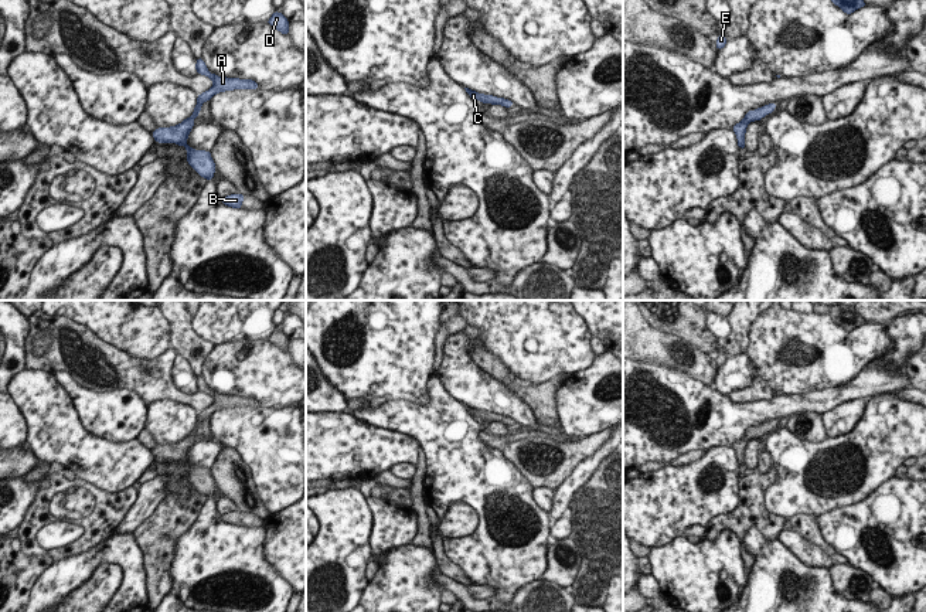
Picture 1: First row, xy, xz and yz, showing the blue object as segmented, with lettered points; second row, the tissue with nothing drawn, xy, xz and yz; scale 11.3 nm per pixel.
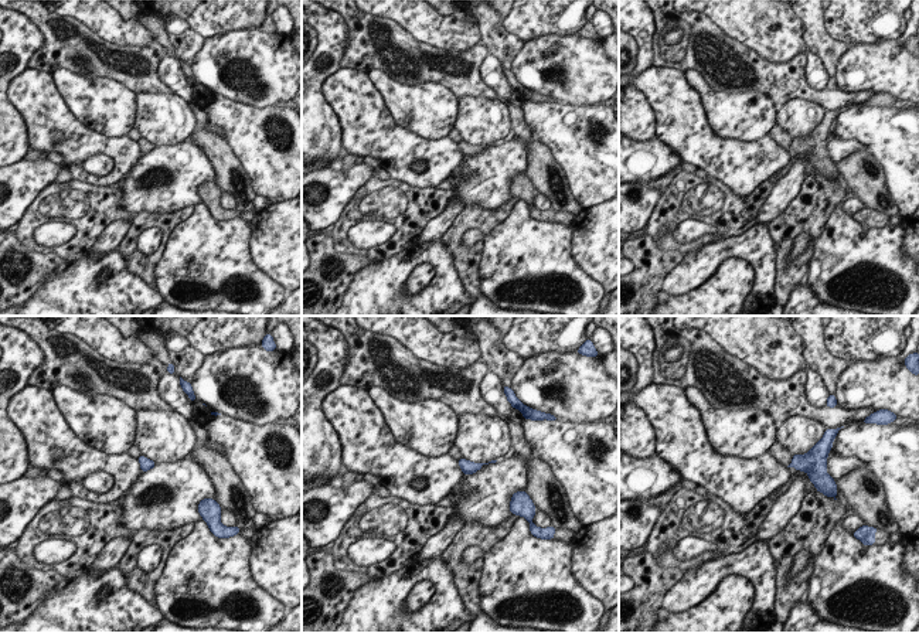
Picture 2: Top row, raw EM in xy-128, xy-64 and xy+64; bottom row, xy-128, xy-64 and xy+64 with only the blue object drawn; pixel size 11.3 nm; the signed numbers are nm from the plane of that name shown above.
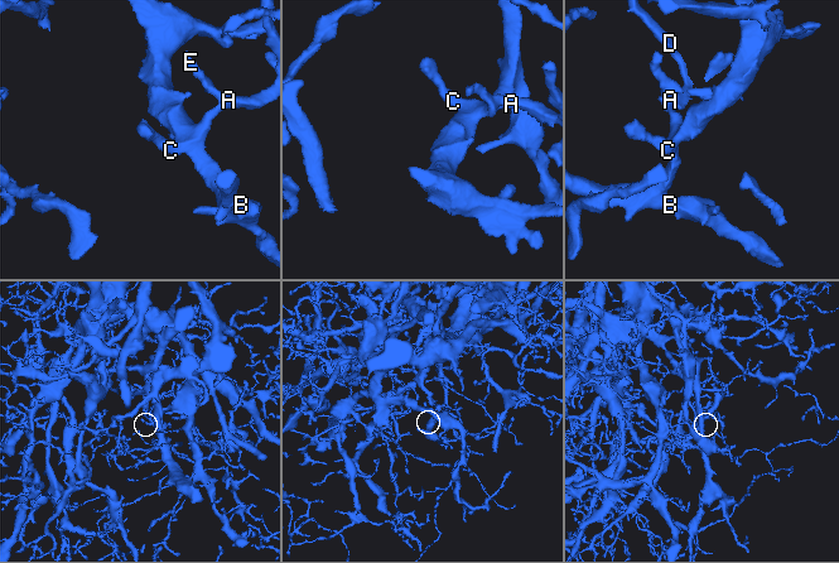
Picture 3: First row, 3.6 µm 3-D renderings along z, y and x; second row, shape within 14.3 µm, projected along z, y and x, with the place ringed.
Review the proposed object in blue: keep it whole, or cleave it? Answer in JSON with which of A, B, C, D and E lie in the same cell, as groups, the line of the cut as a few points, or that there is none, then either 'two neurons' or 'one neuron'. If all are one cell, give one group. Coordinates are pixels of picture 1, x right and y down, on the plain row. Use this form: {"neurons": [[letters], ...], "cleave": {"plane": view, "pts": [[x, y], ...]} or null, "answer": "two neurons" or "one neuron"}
{"neurons": [["A", "B", "C", "D", "E"]], "cleave": null, "answer": "one neuron"}

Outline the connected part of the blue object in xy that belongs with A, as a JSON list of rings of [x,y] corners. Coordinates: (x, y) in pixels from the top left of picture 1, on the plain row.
[[[197,375],[195,387],[200,392],[205,392],[214,398],[214,402],[197,414],[197,422],[194,425],[194,431],[184,436],[180,442],[170,445],[157,445],[152,449],[152,453],[157,460],[174,459],[178,463],[184,463],[187,468],[187,480],[208,499],[212,497],[215,486],[215,480],[211,475],[211,469],[205,468],[194,468],[187,462],[187,455],[194,445],[194,436],[200,432],[201,422],[210,418],[215,411],[234,408],[234,407],[259,407],[259,401],[252,397],[239,397],[239,395],[227,395],[211,391],[202,375]]]

